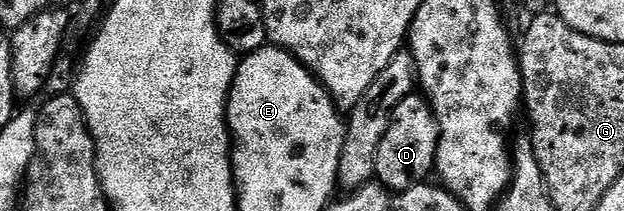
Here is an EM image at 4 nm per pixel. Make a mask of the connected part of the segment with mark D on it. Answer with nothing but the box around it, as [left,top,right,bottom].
[374,93,438,190]

